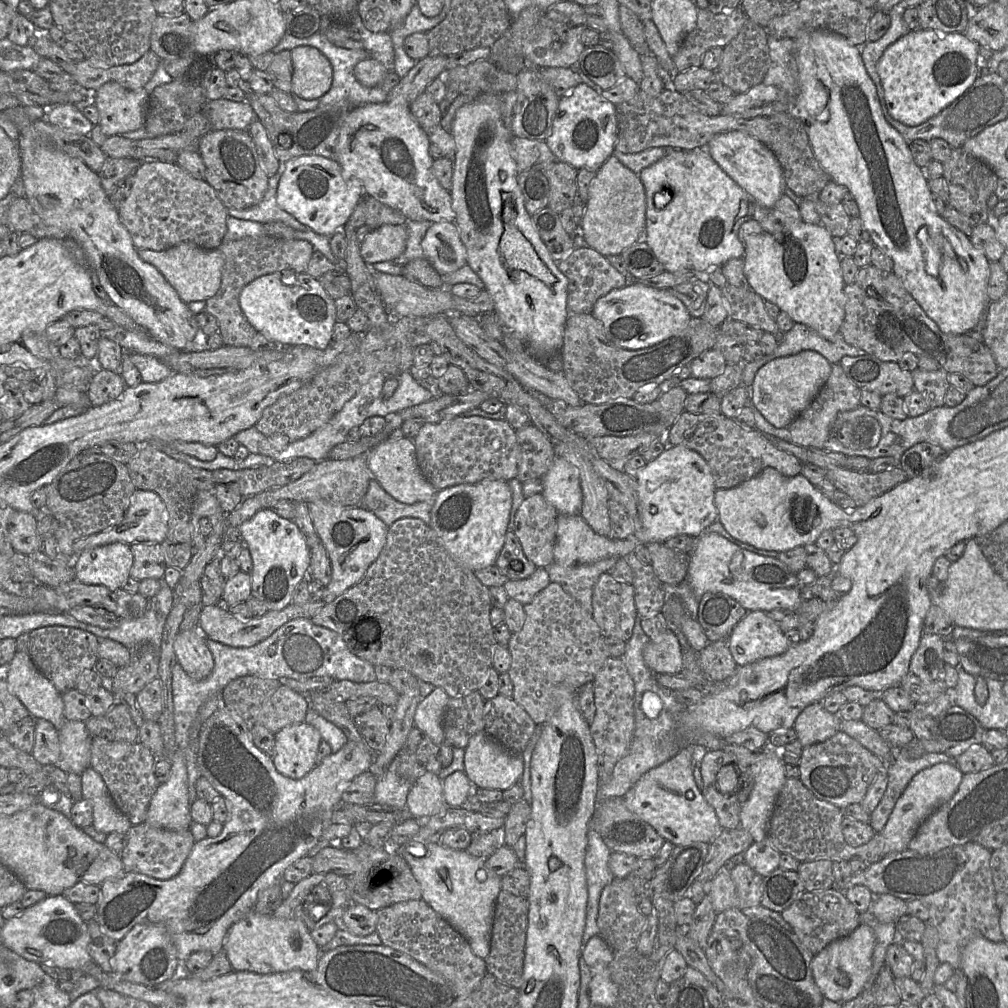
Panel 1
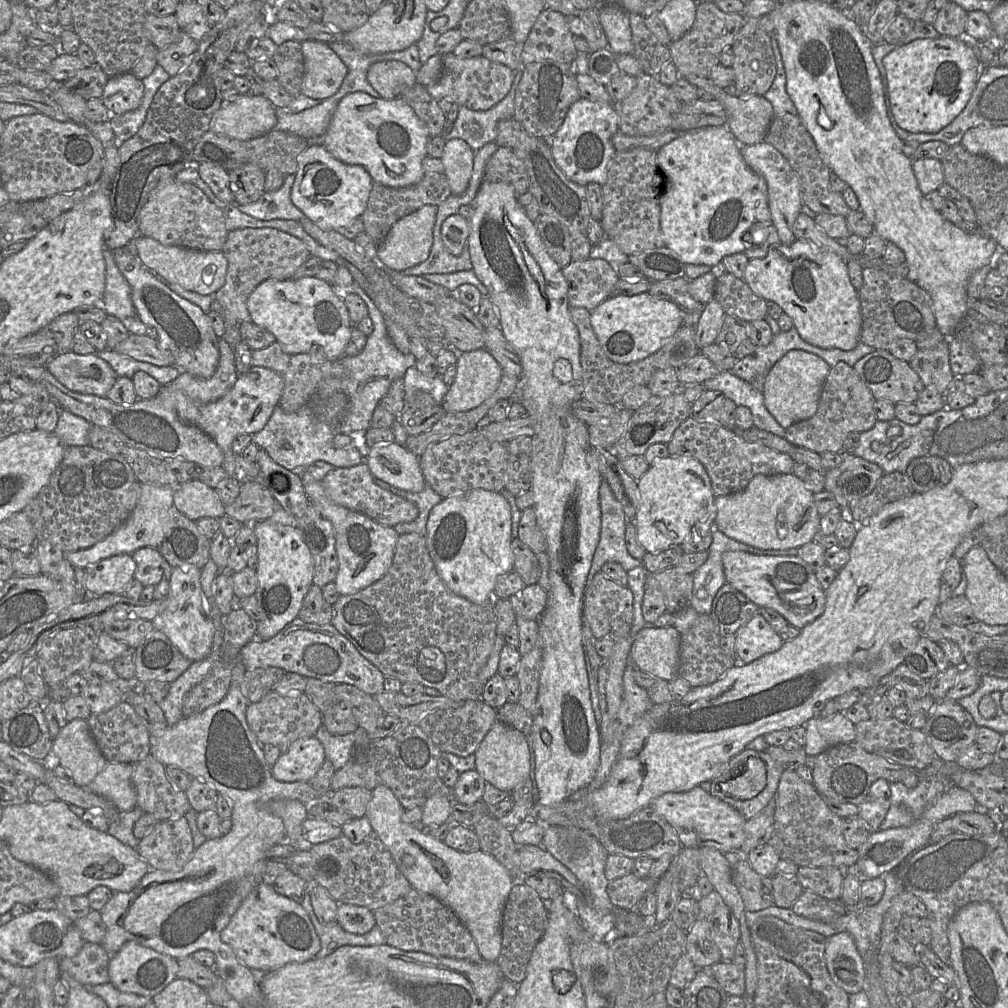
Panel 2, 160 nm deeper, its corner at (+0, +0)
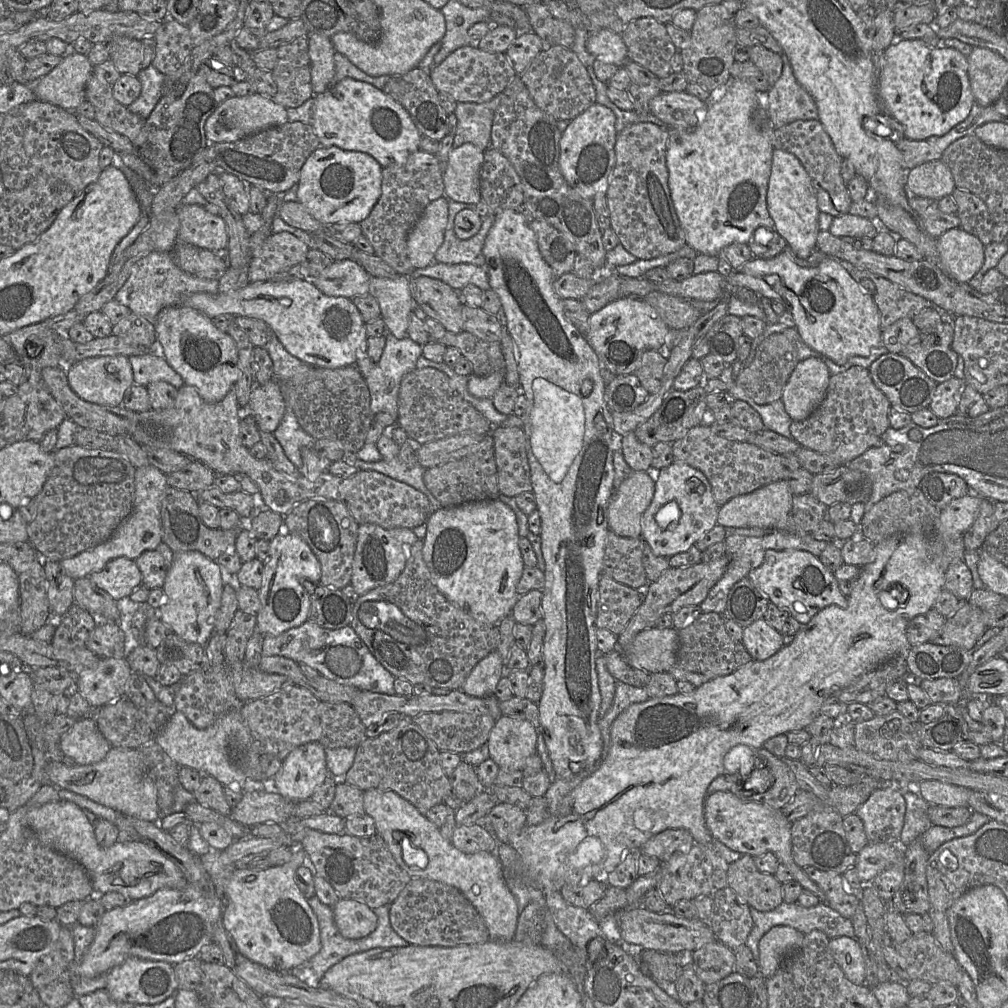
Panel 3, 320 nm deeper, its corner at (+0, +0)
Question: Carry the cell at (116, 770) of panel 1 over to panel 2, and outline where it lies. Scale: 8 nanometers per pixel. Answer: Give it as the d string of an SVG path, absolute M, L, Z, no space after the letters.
M151 754L132 764L131 780L137 795L137 805L144 814L152 815L158 821L185 817L191 809L189 800L183 791L172 787L165 773L165 766Z

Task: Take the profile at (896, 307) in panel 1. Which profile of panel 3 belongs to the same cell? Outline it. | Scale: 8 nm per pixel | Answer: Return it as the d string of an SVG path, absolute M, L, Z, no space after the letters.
M847 262L839 263L855 280L869 279L875 284L875 293L872 296L879 310L882 331L900 319L913 320L924 309L933 307L930 301L869 270L859 269Z

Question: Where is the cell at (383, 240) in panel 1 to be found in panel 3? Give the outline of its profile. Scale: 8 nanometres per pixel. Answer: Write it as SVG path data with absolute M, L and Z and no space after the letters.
M440 197L425 208L407 237L408 257L416 269L429 266L444 240L448 221L448 199Z

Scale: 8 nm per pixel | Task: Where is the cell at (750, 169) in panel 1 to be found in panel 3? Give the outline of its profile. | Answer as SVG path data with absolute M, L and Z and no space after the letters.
M773 149L771 173L767 188L767 209L772 217L775 230L785 239L787 247L801 259L807 259L816 248L819 209L816 192L806 170L793 154Z

